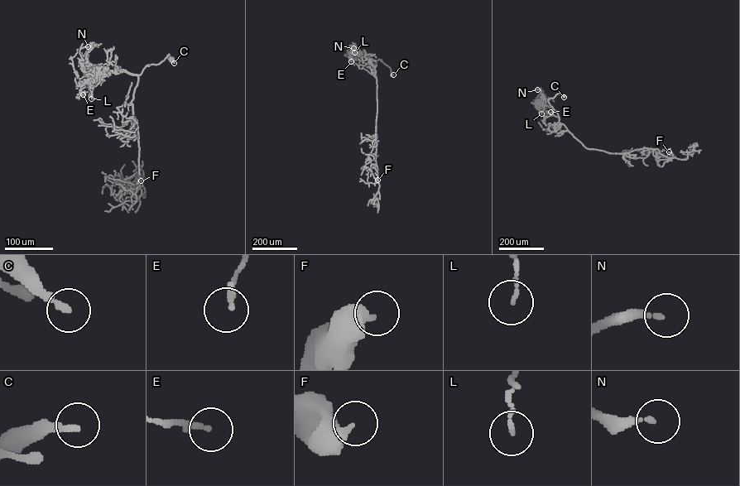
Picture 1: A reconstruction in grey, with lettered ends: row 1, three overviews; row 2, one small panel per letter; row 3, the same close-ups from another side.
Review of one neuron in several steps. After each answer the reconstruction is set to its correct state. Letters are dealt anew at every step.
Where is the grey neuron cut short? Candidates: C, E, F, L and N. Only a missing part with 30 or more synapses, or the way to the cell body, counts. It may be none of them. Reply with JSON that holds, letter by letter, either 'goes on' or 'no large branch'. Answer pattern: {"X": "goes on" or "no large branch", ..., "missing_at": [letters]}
{"C": "no large branch", "E": "no large branch", "F": "no large branch", "L": "no large branch", "N": "no large branch", "missing_at": []}

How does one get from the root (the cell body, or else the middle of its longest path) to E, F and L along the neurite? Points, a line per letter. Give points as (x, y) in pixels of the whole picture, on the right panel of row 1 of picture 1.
E: (616, 153), (586, 148), (559, 122), (558, 113), (548, 100), (540, 103), (543, 109), (550, 112)
F: (616, 153), (645, 148), (656, 149), (669, 160), (672, 154), (669, 151)
L: (616, 153), (586, 147), (559, 122), (558, 113), (548, 100), (545, 103), (541, 113)

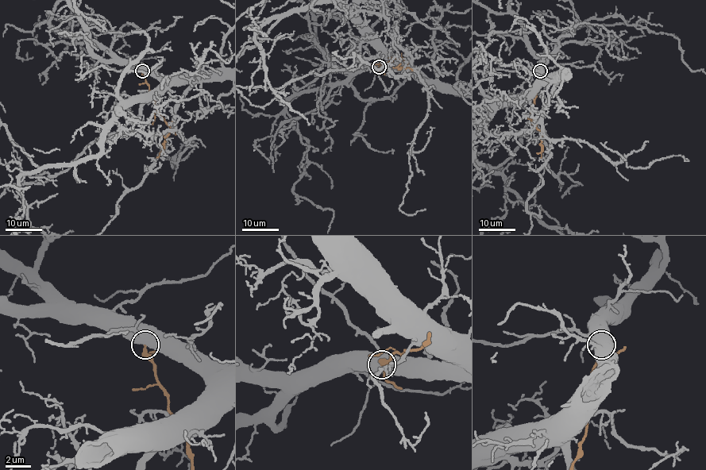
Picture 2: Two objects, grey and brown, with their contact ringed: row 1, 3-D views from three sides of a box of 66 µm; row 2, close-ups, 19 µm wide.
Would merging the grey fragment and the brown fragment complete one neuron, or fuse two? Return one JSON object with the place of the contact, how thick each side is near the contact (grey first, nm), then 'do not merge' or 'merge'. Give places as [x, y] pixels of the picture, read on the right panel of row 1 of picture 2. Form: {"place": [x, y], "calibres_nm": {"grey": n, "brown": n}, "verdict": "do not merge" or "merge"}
{"place": [540, 71], "calibres_nm": {"grey": 850, "brown": 300}, "verdict": "do not merge"}

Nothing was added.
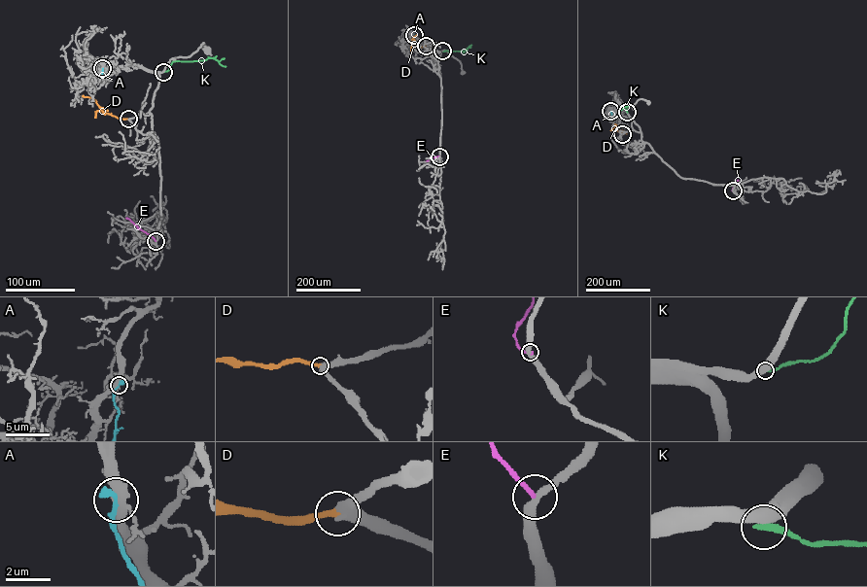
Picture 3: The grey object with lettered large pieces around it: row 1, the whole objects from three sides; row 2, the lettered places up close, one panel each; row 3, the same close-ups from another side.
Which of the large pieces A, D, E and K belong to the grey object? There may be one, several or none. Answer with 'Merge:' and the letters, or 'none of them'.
Merge: D

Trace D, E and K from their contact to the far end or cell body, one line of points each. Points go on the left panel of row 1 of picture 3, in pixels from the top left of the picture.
D: (128, 119), (105, 114), (95, 100), (83, 95)
E: (156, 241), (126, 218)
K: (163, 72), (167, 71), (173, 61), (214, 57), (225, 66)

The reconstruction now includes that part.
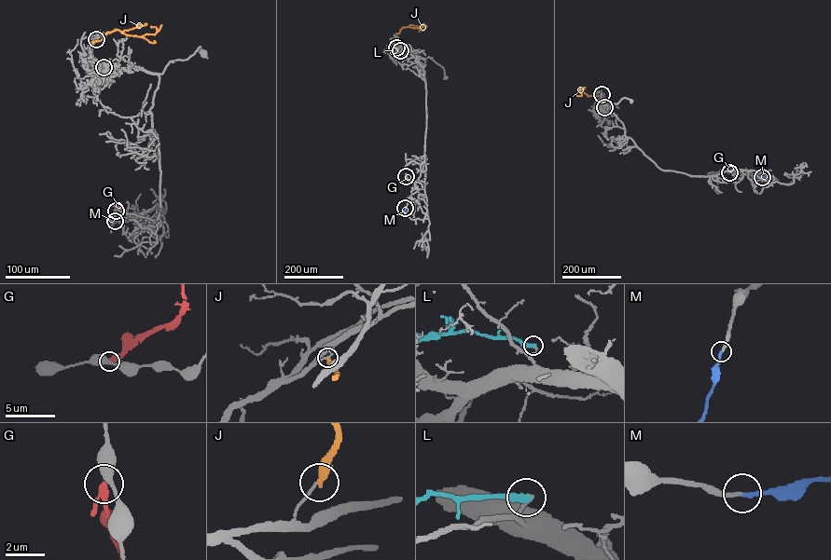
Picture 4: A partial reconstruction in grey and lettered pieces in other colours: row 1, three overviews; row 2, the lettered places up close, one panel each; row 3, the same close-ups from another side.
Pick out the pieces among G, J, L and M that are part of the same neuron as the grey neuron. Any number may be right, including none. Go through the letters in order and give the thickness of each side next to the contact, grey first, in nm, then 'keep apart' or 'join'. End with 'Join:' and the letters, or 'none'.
G: calibres 400 and 260 nm; keep apart
J: calibres 100 and 360 nm; keep apart
L: calibres 120 and 400 nm; keep apart
M: calibres 200 and 220 nm; join
Join: M

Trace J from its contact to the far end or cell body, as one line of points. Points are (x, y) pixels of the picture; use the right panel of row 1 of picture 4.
J: (602, 94), (588, 96), (580, 89), (581, 93), (577, 92), (583, 88)

